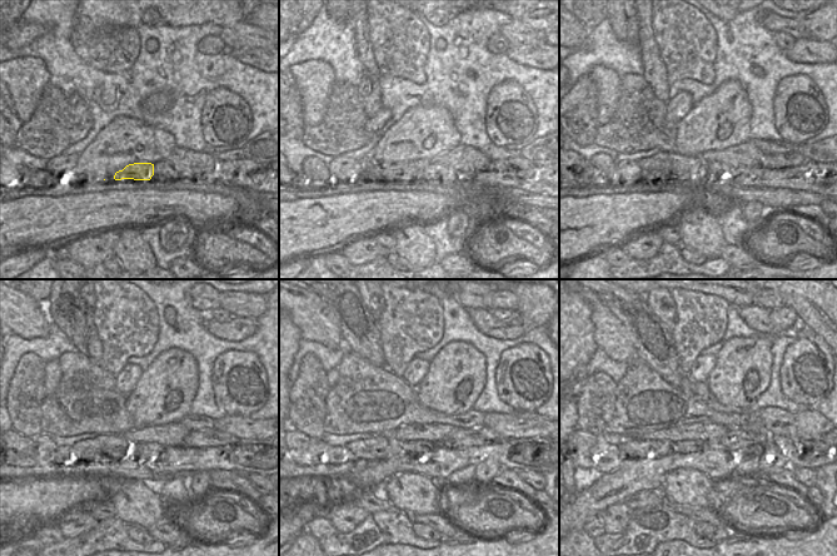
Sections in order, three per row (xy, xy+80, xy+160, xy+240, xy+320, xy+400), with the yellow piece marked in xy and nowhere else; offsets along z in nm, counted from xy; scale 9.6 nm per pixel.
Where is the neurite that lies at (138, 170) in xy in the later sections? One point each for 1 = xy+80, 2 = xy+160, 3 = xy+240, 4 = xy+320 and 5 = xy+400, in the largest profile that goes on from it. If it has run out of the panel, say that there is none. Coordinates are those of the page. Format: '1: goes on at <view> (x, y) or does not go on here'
1: goes on at xy+80 (369, 169)
2: goes on at xy+160 (667, 167)
3: goes on at xy+240 (99, 453)
4: goes on at xy+320 (377, 448)
5: goes on at xy+400 (634, 448)

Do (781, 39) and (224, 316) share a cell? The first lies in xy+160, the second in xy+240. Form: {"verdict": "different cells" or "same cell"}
{"verdict": "same cell"}

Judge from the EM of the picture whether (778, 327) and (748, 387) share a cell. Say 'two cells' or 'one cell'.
one cell

